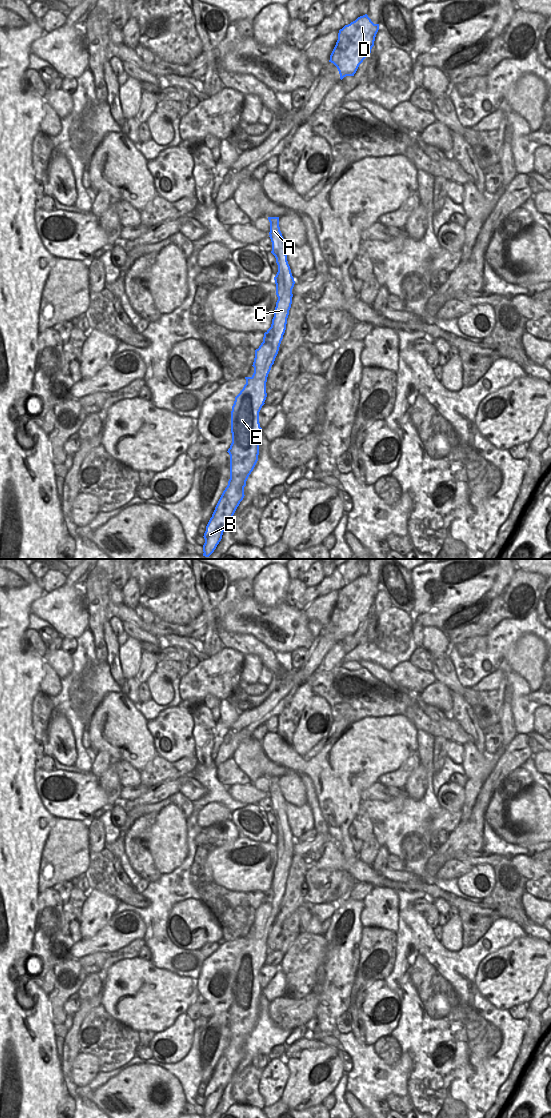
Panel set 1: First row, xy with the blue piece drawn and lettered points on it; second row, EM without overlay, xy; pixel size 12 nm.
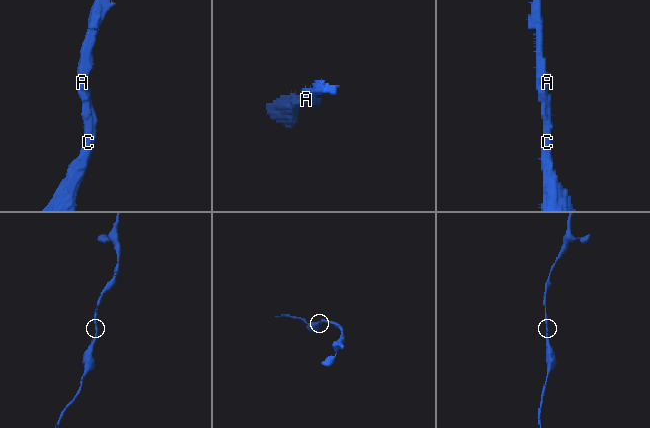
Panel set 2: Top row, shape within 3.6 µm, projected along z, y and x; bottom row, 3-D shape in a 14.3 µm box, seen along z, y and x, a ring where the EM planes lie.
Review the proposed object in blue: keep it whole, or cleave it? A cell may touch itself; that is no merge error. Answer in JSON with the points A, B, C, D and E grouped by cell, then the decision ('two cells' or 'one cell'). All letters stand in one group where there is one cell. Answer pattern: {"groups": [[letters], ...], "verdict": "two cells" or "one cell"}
{"groups": [["A", "B", "C", "D", "E"]], "verdict": "one cell"}

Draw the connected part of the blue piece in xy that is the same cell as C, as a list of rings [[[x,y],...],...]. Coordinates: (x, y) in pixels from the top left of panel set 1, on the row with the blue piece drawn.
[[[268,217],[271,253],[276,258],[278,272],[274,277],[278,300],[271,327],[264,333],[263,342],[255,350],[254,373],[245,377],[246,384],[235,397],[231,411],[232,443],[230,455],[230,479],[223,491],[204,533],[203,556],[209,557],[222,539],[227,524],[244,498],[246,481],[253,471],[259,455],[259,439],[262,428],[259,412],[267,397],[268,374],[278,354],[287,318],[292,304],[295,281],[286,255],[286,241],[279,227],[279,217]]]

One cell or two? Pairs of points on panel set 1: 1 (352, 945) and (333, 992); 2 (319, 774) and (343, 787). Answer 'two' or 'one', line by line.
1: one
2: one

